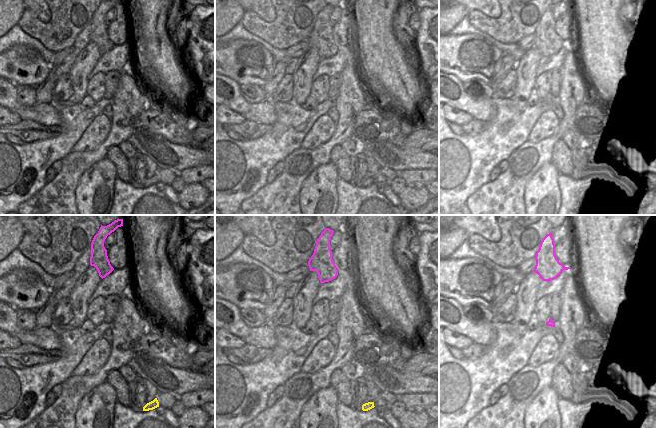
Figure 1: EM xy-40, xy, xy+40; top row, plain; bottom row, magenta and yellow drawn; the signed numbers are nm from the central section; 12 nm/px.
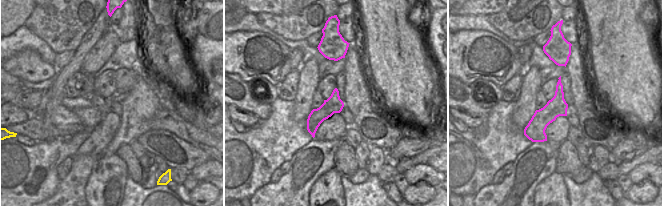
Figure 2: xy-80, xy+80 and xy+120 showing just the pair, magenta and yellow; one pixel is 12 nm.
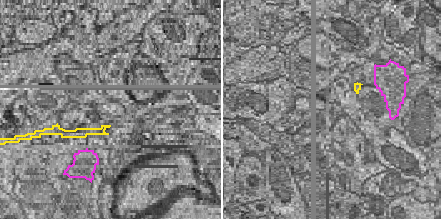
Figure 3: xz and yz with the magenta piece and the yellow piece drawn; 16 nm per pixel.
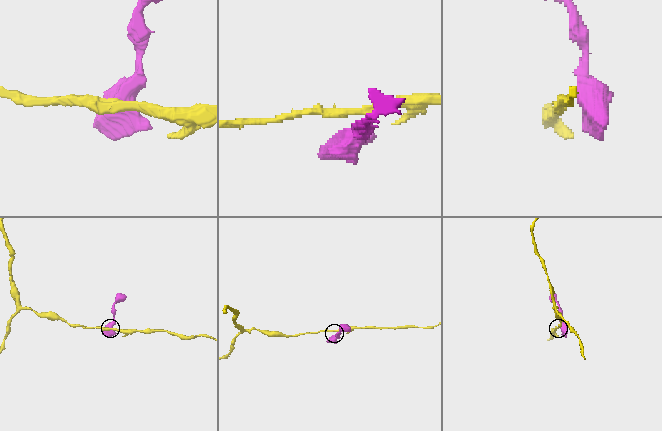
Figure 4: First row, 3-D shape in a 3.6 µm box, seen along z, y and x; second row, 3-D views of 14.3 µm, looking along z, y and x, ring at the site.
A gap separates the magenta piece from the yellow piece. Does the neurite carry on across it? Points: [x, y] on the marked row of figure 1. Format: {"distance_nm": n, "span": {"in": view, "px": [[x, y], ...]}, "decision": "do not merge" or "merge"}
{"distance_nm": 1550, "span": {"in": "xy", "px": [[328, 281], [368, 402]]}, "decision": "merge"}

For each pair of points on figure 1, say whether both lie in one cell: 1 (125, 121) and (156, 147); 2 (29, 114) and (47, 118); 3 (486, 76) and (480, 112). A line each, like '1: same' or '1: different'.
1: different
2: same
3: different

